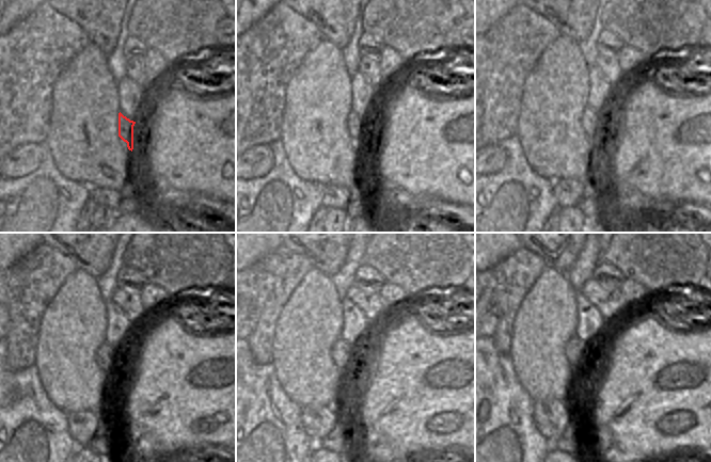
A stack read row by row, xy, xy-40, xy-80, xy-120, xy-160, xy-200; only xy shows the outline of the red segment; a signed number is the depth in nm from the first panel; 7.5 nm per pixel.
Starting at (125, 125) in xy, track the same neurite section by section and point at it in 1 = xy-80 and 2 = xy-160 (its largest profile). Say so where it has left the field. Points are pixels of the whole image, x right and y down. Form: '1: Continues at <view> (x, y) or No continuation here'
1: Continues at xy-80 (593, 124)
2: Continues at xy-160 (343, 353)

